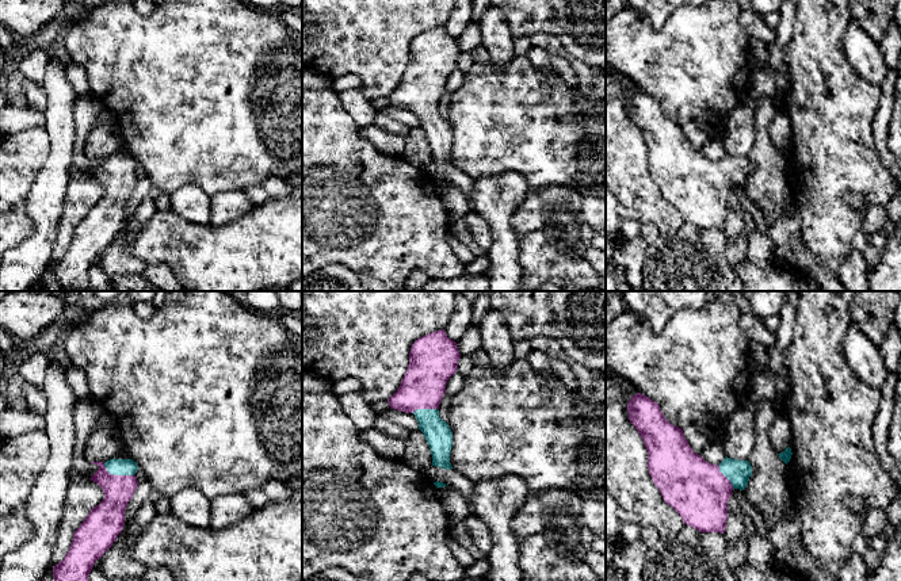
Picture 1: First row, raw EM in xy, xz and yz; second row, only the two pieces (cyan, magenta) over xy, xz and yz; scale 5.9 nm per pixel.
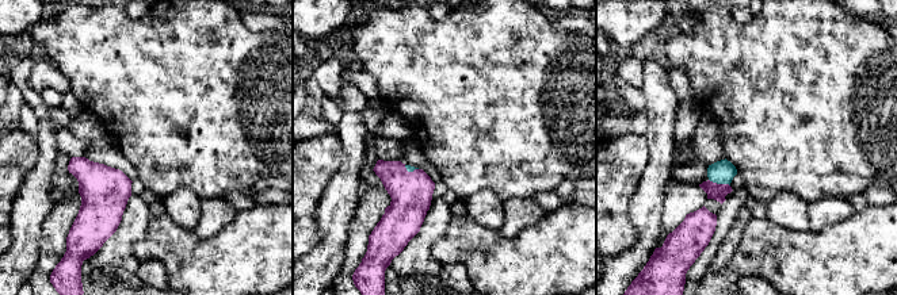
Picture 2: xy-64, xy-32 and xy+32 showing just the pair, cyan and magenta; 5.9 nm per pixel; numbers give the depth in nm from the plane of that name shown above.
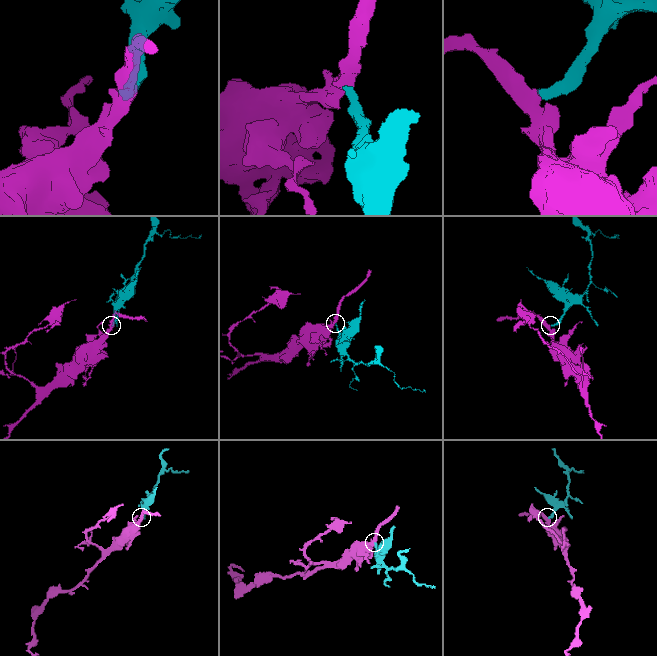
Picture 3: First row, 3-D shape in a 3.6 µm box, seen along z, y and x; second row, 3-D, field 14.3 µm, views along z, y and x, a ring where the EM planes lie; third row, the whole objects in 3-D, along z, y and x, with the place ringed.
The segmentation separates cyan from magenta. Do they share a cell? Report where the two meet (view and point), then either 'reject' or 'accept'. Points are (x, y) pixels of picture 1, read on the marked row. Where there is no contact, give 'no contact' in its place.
xy (117, 474) | accept

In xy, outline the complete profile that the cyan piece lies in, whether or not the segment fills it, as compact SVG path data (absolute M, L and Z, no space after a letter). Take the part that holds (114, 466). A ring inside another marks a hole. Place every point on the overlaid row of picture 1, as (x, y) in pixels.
M133 459L91 462L99 470L91 477L104 492L103 501L93 507L73 534L69 551L53 567L54 581L88 581L95 562L112 546L125 525L125 511L138 481Z

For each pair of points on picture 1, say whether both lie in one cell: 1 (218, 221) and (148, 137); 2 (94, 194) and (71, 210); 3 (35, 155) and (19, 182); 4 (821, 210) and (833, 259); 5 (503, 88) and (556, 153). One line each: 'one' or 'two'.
1: two
2: one
3: one
4: one
5: one

